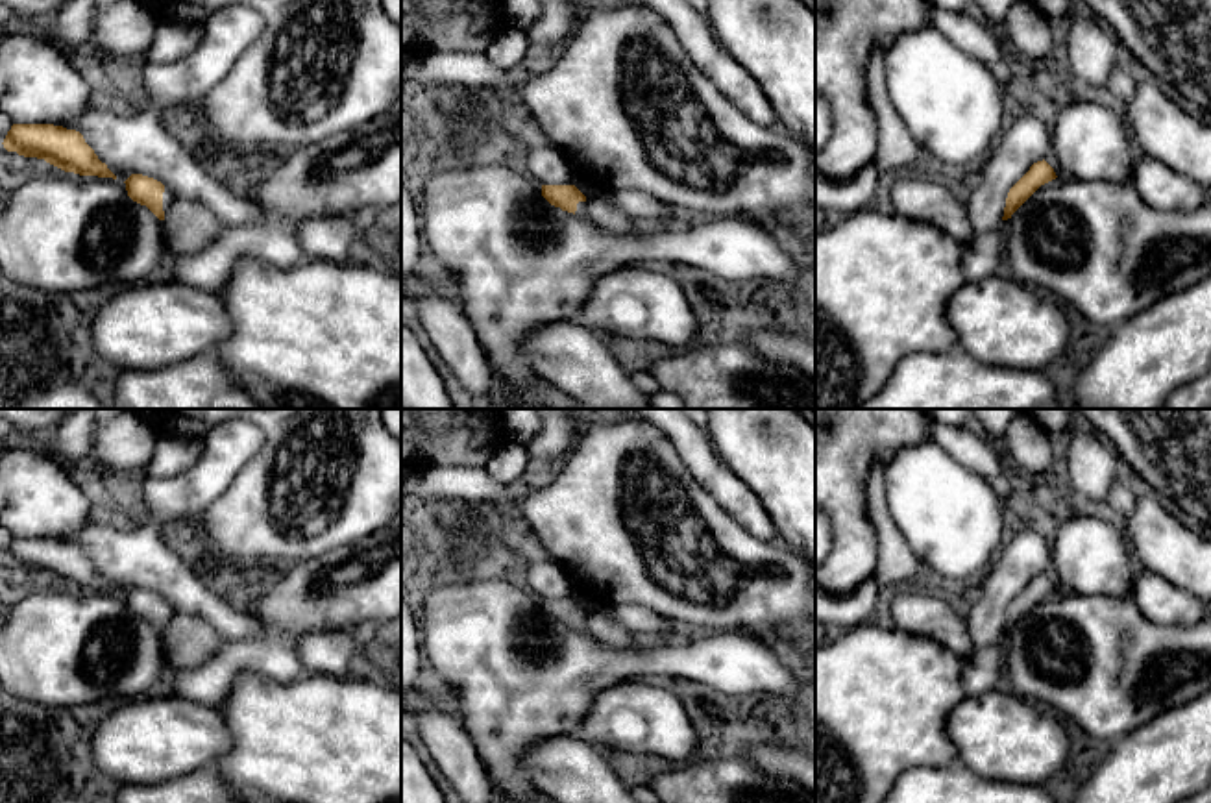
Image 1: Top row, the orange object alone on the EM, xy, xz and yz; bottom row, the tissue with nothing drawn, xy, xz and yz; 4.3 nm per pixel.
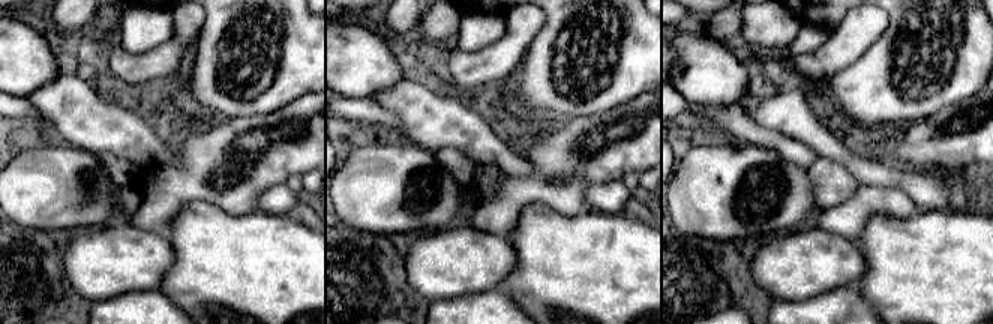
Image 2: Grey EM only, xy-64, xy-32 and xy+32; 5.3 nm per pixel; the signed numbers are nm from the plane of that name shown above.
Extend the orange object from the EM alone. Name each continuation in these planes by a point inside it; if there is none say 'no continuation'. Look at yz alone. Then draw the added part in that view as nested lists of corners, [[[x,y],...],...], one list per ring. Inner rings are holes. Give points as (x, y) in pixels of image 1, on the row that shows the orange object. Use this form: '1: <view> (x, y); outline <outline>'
no continuation

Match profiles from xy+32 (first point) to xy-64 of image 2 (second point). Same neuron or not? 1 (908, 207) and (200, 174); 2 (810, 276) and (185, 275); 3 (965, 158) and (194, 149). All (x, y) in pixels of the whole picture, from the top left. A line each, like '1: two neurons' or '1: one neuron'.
1: one neuron
2: two neurons
3: one neuron

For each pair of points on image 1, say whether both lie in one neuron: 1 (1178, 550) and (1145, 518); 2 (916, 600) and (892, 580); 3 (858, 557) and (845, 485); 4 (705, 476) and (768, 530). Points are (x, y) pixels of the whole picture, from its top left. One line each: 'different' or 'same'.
1: same
2: different
3: same
4: same

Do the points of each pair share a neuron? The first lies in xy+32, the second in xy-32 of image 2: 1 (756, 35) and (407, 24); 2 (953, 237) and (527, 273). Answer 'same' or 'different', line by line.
1: different
2: same

